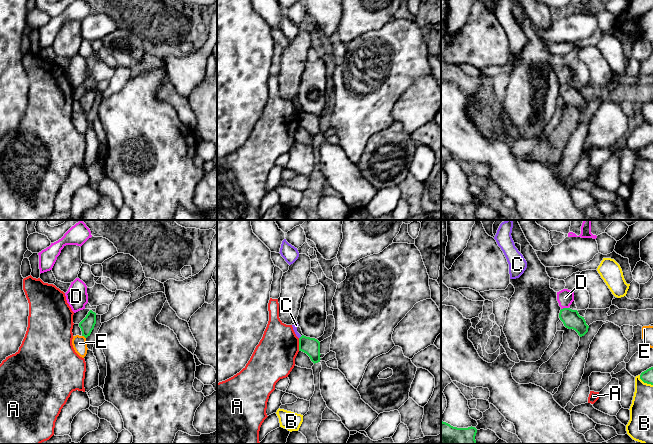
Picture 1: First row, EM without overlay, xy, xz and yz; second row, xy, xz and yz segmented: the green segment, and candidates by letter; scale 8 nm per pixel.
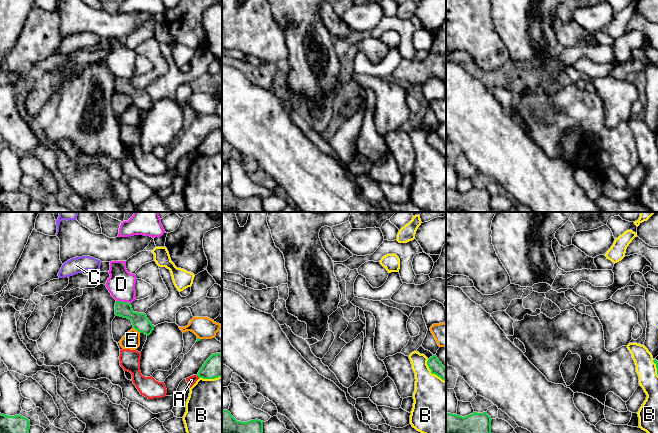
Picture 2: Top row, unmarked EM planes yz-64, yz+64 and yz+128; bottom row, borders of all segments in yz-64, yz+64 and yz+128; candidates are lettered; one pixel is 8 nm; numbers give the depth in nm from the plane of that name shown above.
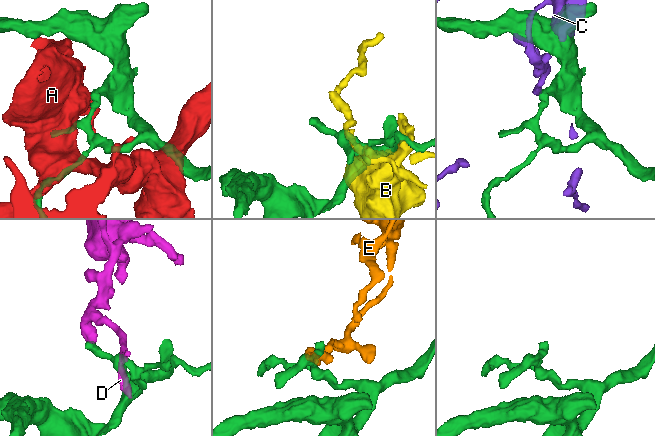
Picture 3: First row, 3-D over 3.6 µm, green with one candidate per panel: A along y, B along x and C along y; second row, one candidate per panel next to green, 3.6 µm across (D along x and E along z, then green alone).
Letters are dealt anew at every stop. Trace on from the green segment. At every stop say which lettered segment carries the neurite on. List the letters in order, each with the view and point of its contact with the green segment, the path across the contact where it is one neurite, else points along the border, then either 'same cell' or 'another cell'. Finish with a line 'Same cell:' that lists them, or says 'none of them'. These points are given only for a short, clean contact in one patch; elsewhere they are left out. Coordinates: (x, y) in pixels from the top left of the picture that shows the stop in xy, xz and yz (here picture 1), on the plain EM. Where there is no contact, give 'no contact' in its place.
A: contact xz (299, 120); another cell
B: contact yz (645, 158); another cell
C: contact xz (300, 113); border xz (301, 112), (299, 114); another cell
D: contact yz (564, 84); border yz (568, 83), (561, 85); another cell
E: contact xy (84, 112); another cell
Same cell: none of them

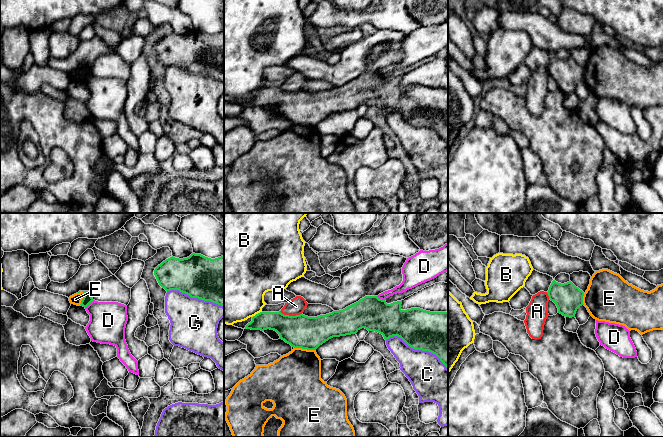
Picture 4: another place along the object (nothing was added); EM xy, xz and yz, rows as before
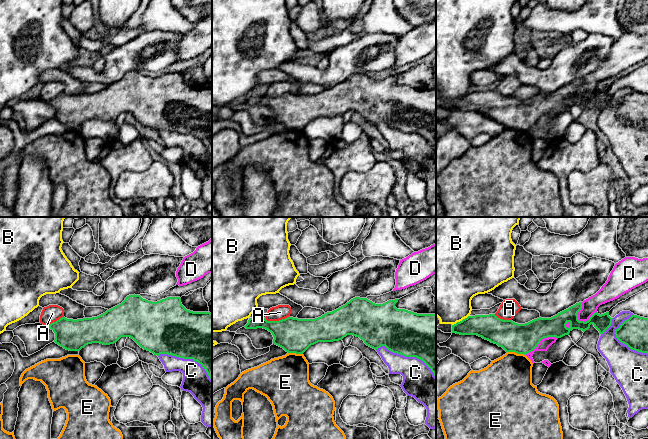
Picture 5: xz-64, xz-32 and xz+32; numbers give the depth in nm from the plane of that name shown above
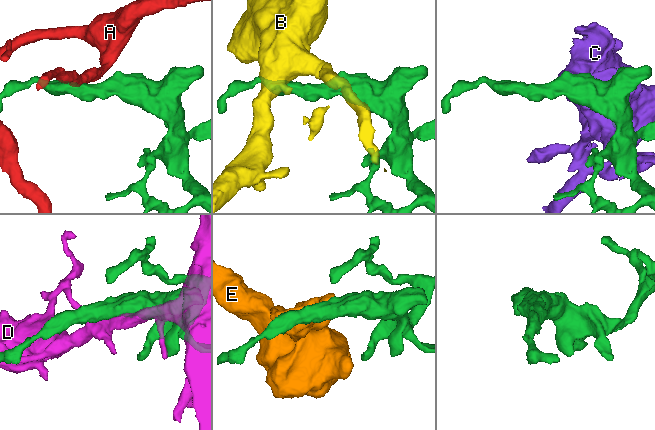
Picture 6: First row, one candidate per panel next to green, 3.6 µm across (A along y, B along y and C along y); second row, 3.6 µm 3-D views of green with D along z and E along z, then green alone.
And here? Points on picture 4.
A: contact xz (290, 92); border xz (279, 87), (289, 91), (301, 90); another cell
B: contact xz (256, 90); border xz (261, 87), (252, 93); another cell
C: contact xz (418, 125); another cell
D: contact xy (89, 79); another cell
E: contact xz (304, 124); border xz (294, 123), (314, 126); another cell
Same cell: none of them

